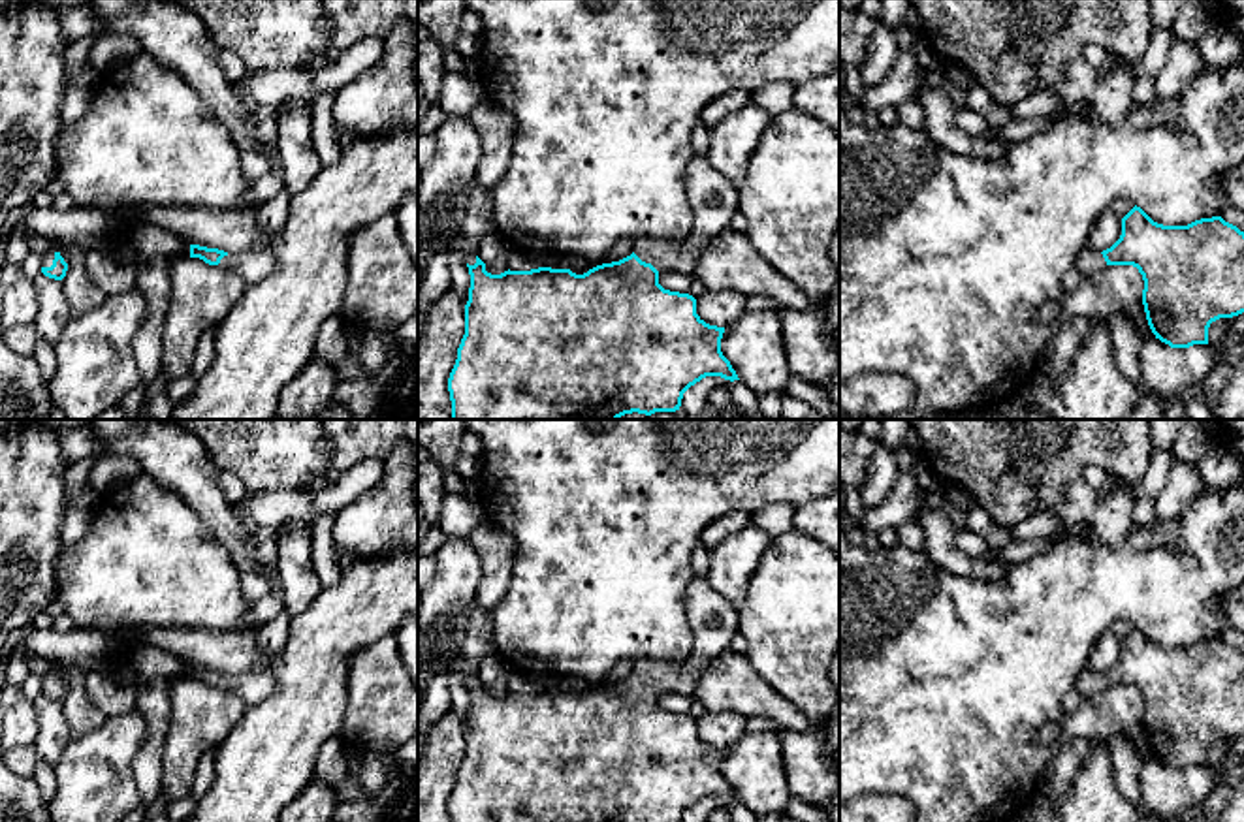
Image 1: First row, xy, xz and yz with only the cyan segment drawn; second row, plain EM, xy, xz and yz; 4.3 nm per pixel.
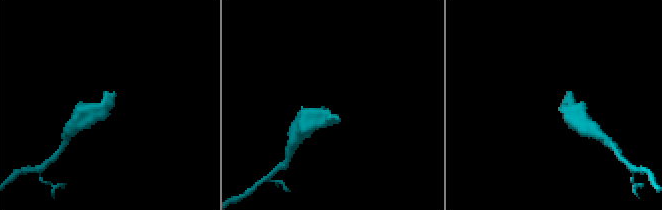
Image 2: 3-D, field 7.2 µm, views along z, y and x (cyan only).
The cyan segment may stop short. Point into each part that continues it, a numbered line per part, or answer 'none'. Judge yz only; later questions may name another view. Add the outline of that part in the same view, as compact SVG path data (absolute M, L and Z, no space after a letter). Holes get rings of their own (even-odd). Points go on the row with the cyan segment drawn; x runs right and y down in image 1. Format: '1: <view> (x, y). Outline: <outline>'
1: yz (1090, 260). Outline: M1084 246L1078 260L1077 260L1077 265L1075 265L1084 277L1088 275L1093 275L1101 269L1107 267L1107 261L1103 258L1103 254L1099 250L1093 250L1090 246Z

